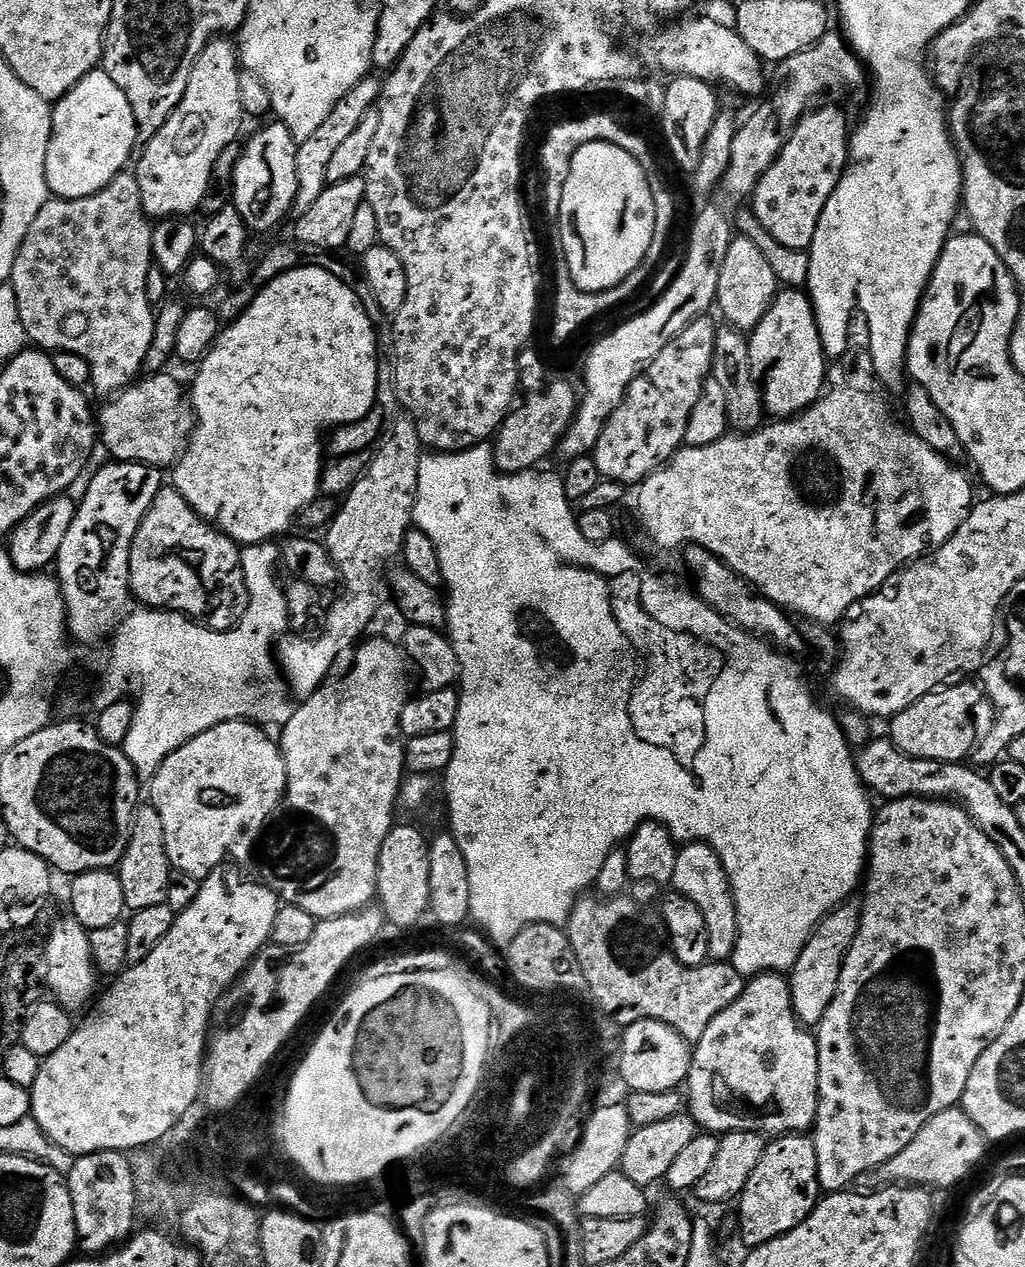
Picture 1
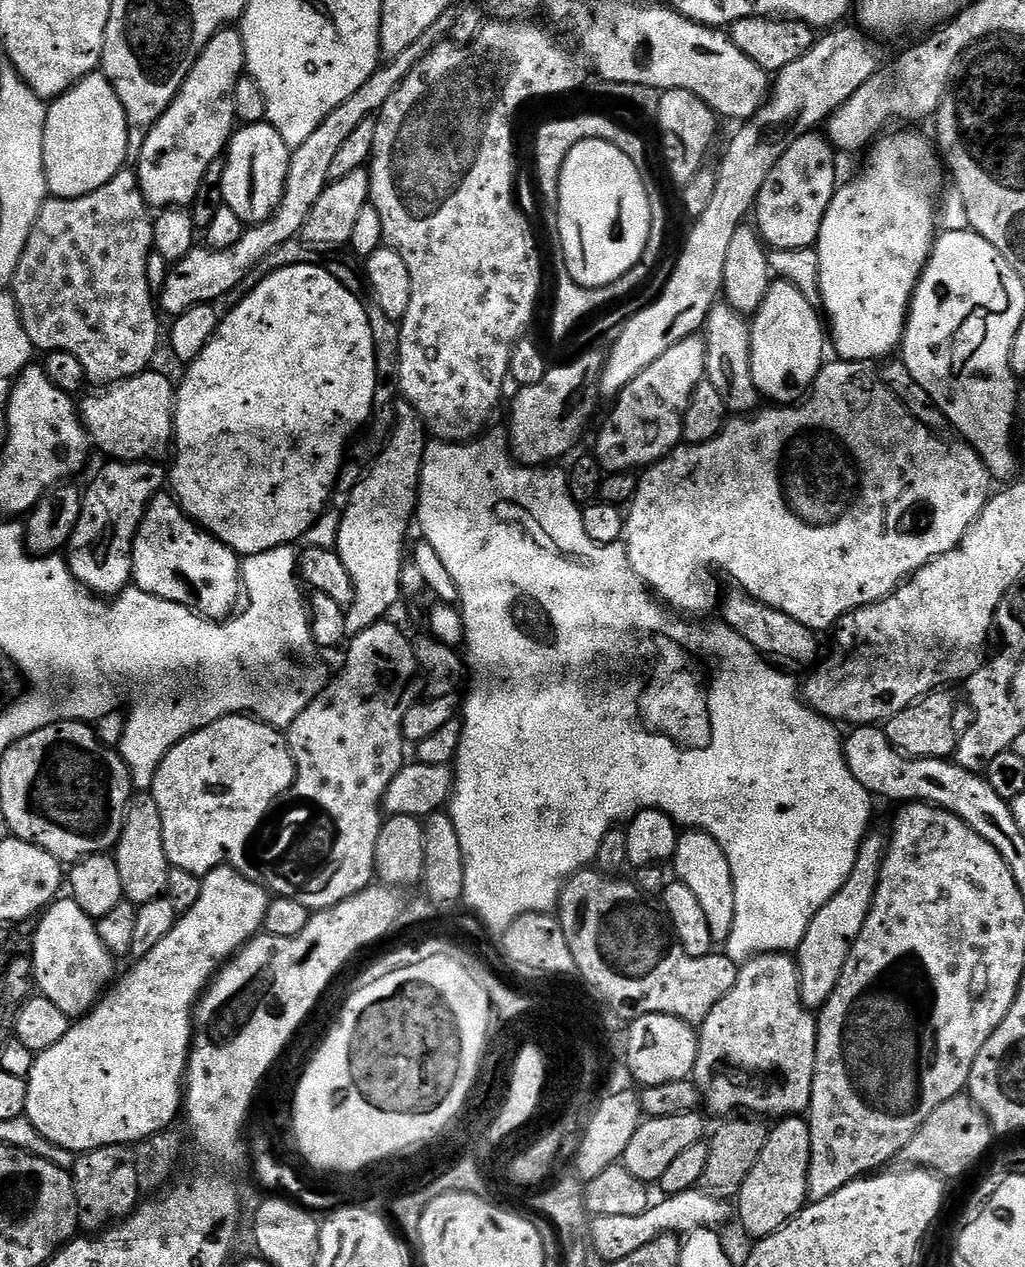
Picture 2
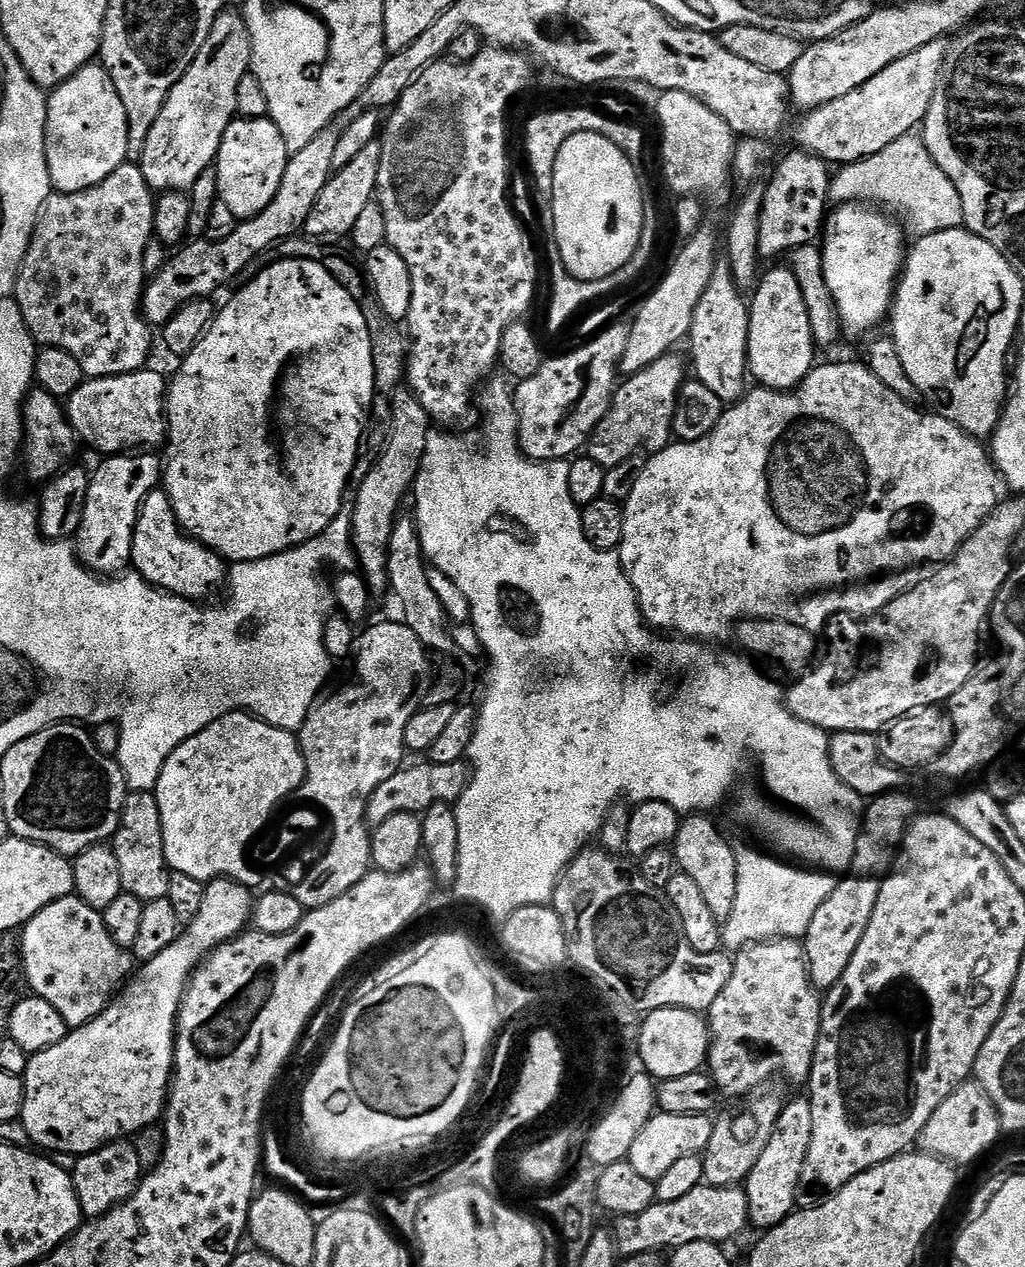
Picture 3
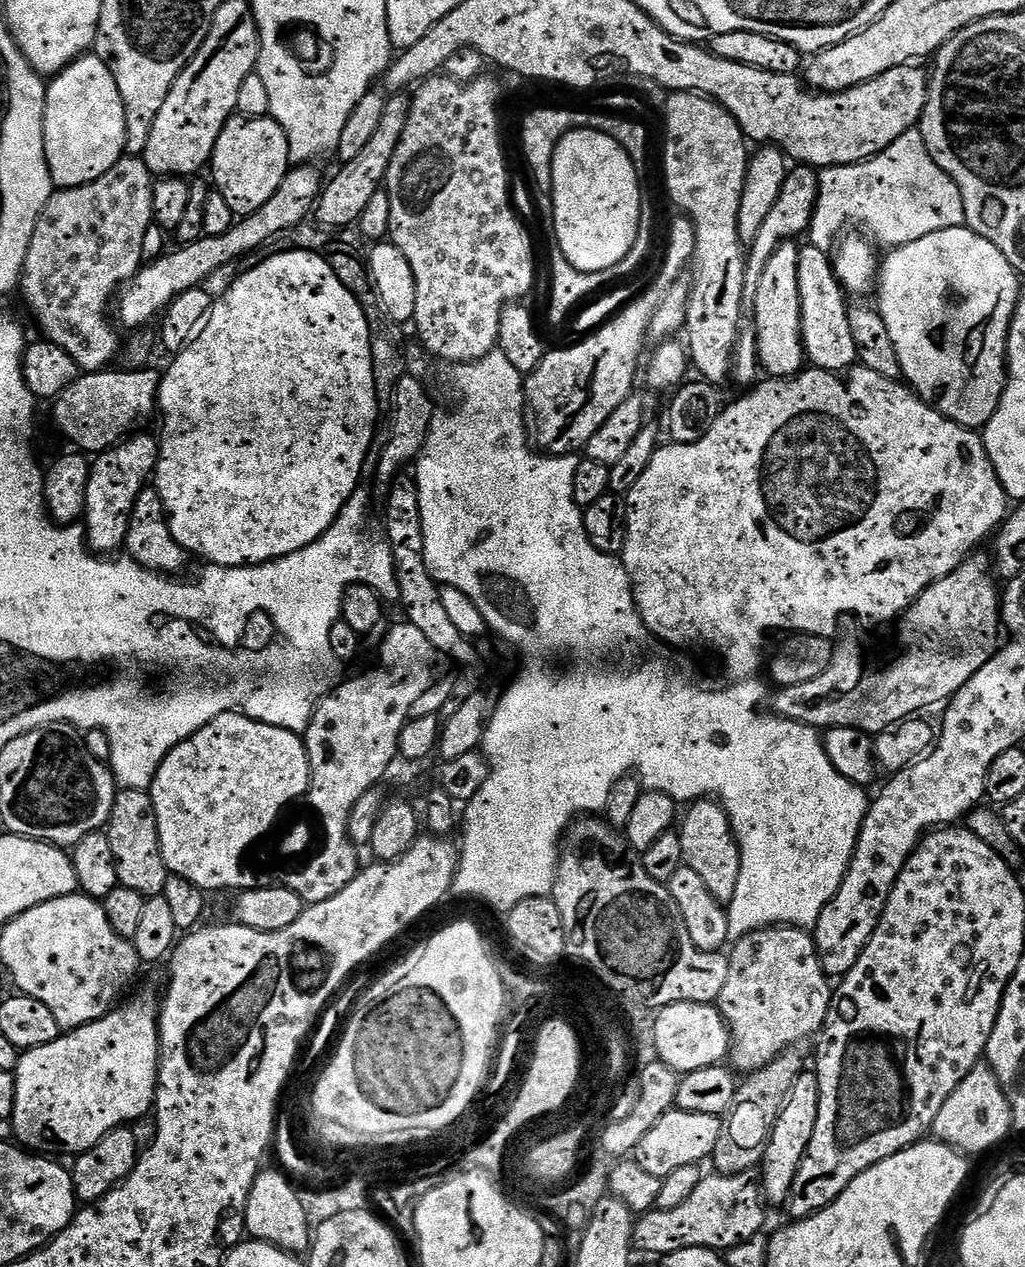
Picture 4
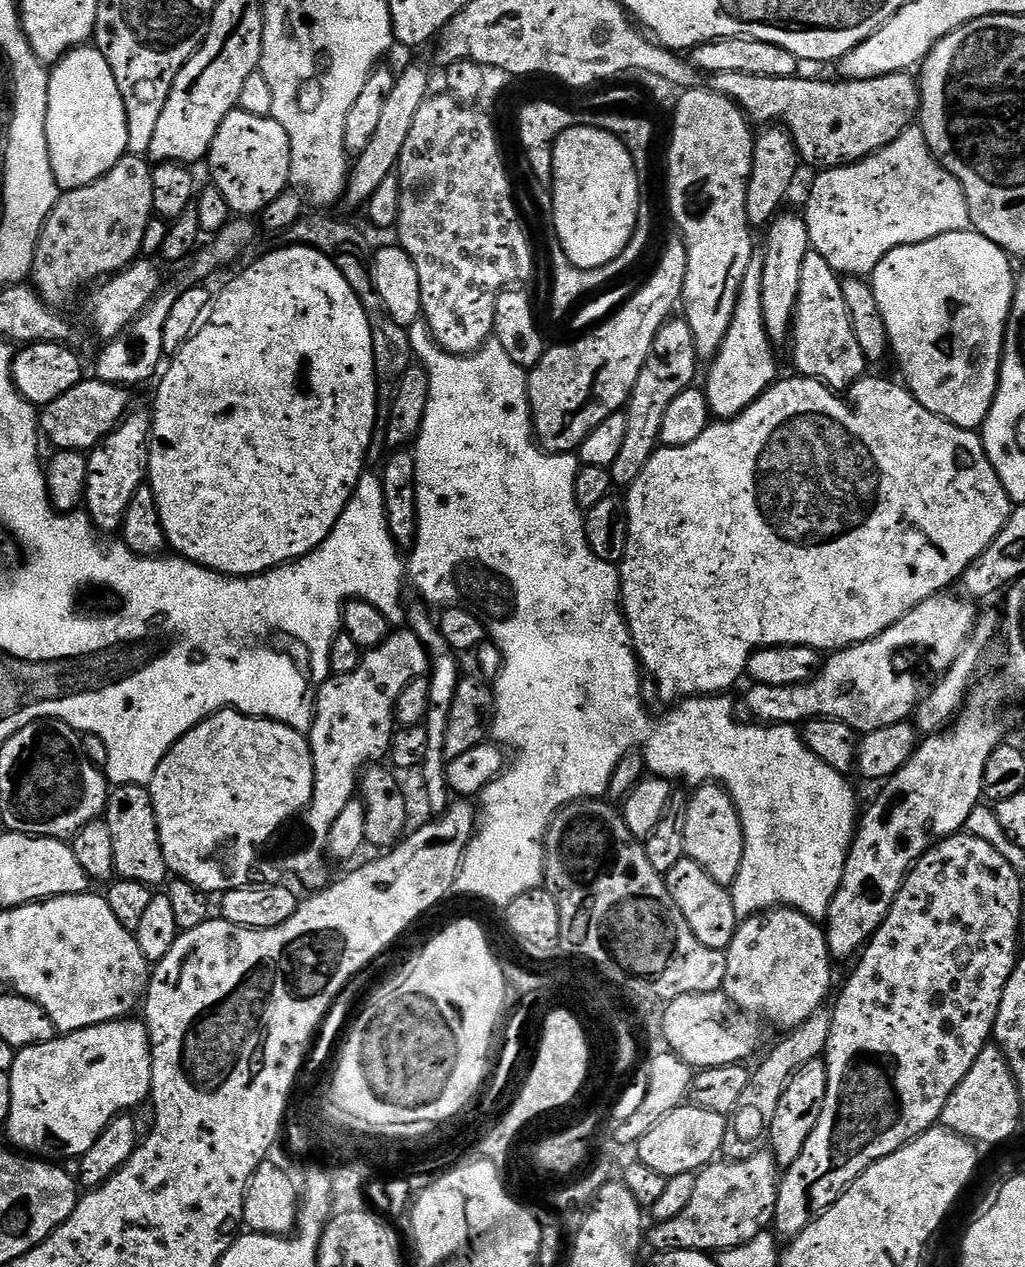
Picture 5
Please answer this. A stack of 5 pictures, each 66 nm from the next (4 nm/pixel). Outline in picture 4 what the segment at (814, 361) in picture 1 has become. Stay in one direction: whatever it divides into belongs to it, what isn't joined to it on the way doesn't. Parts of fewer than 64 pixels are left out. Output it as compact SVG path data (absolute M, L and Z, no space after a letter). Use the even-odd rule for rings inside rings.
M795 243L780 244L766 262L758 294L754 298L751 323L756 326L760 367L769 377L795 376L805 367L804 339L802 338L802 298L798 290L798 258L800 248Z

